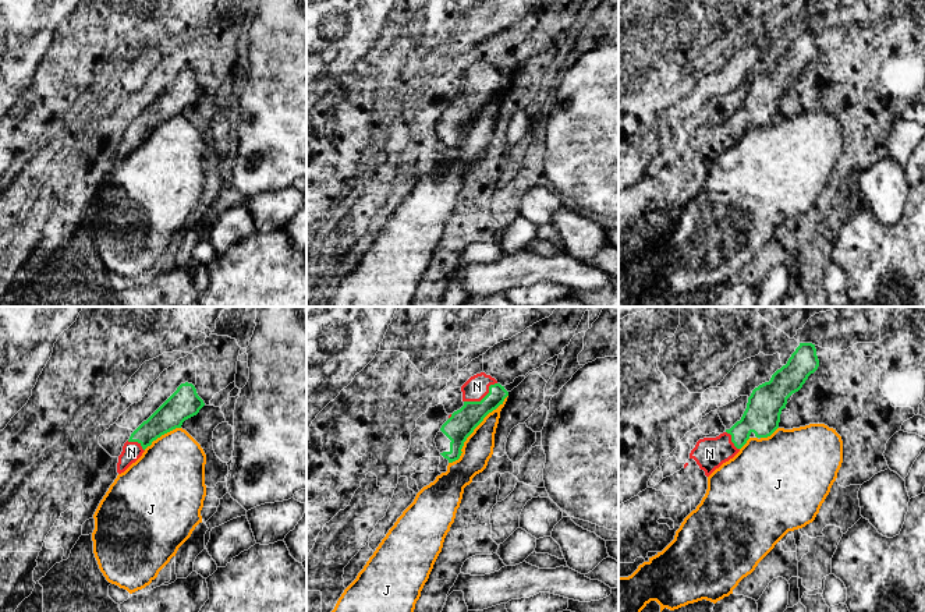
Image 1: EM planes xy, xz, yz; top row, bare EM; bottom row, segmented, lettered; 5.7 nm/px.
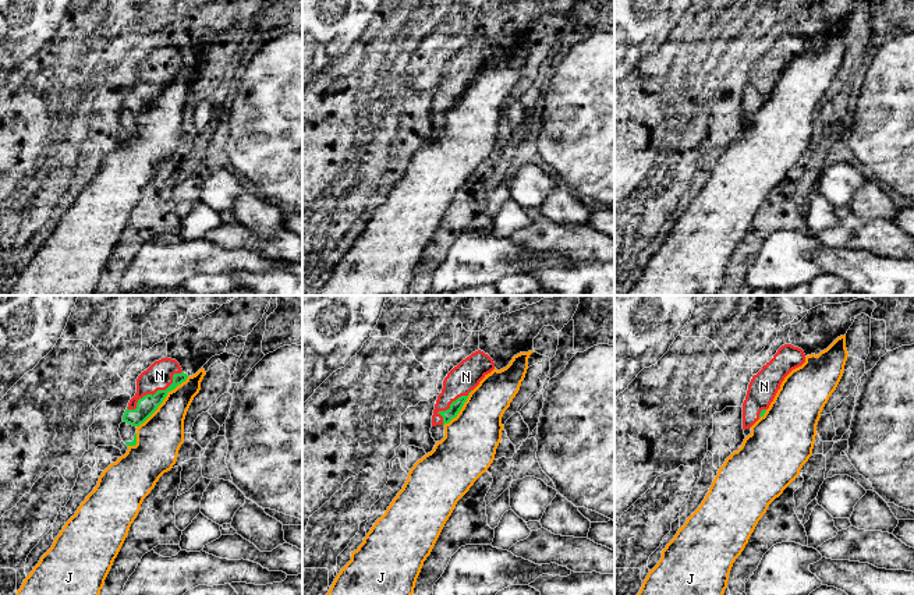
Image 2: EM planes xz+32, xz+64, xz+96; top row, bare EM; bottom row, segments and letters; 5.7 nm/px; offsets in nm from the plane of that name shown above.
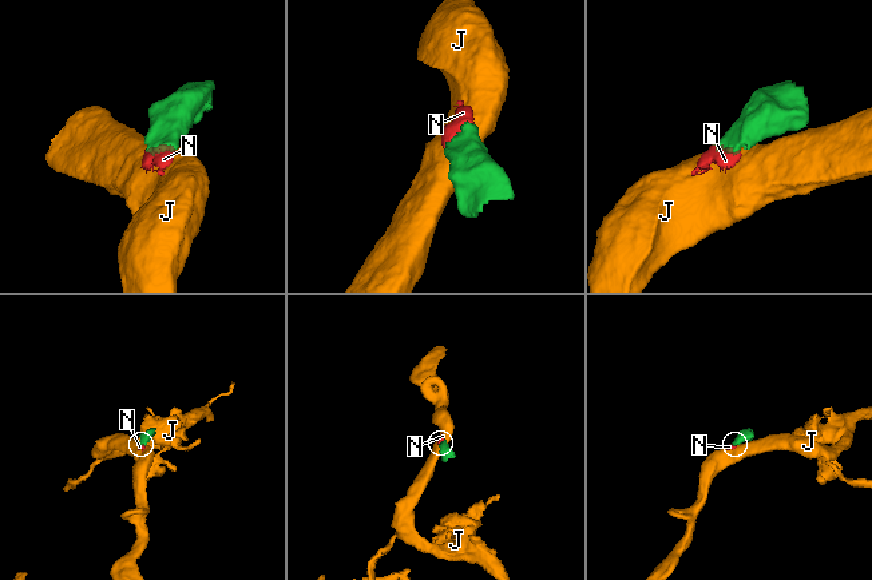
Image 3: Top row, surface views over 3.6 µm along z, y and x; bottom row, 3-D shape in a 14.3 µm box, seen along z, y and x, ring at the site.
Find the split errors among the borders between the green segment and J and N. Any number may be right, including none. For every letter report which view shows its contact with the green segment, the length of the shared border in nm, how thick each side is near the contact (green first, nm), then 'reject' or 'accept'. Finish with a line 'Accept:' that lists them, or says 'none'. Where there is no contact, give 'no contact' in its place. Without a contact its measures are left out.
J: xz | 500 nm | 160/170 nm | reject
N: xz | 220 nm | 160/140 nm | accept
Accept: N

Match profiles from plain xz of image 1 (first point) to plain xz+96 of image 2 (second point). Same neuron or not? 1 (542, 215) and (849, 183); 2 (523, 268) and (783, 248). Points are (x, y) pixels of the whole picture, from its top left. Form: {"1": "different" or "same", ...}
{"1": "same", "2": "same"}

